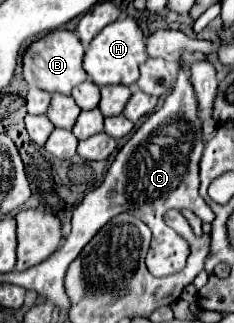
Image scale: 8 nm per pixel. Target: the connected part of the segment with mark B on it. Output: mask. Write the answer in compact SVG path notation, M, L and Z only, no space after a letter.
M53 29L53 33L33 41L23 53L23 79L29 85L35 85L47 93L69 95L75 85L87 79L87 73L83 71L81 61L83 61L83 45L79 37L67 29Z

